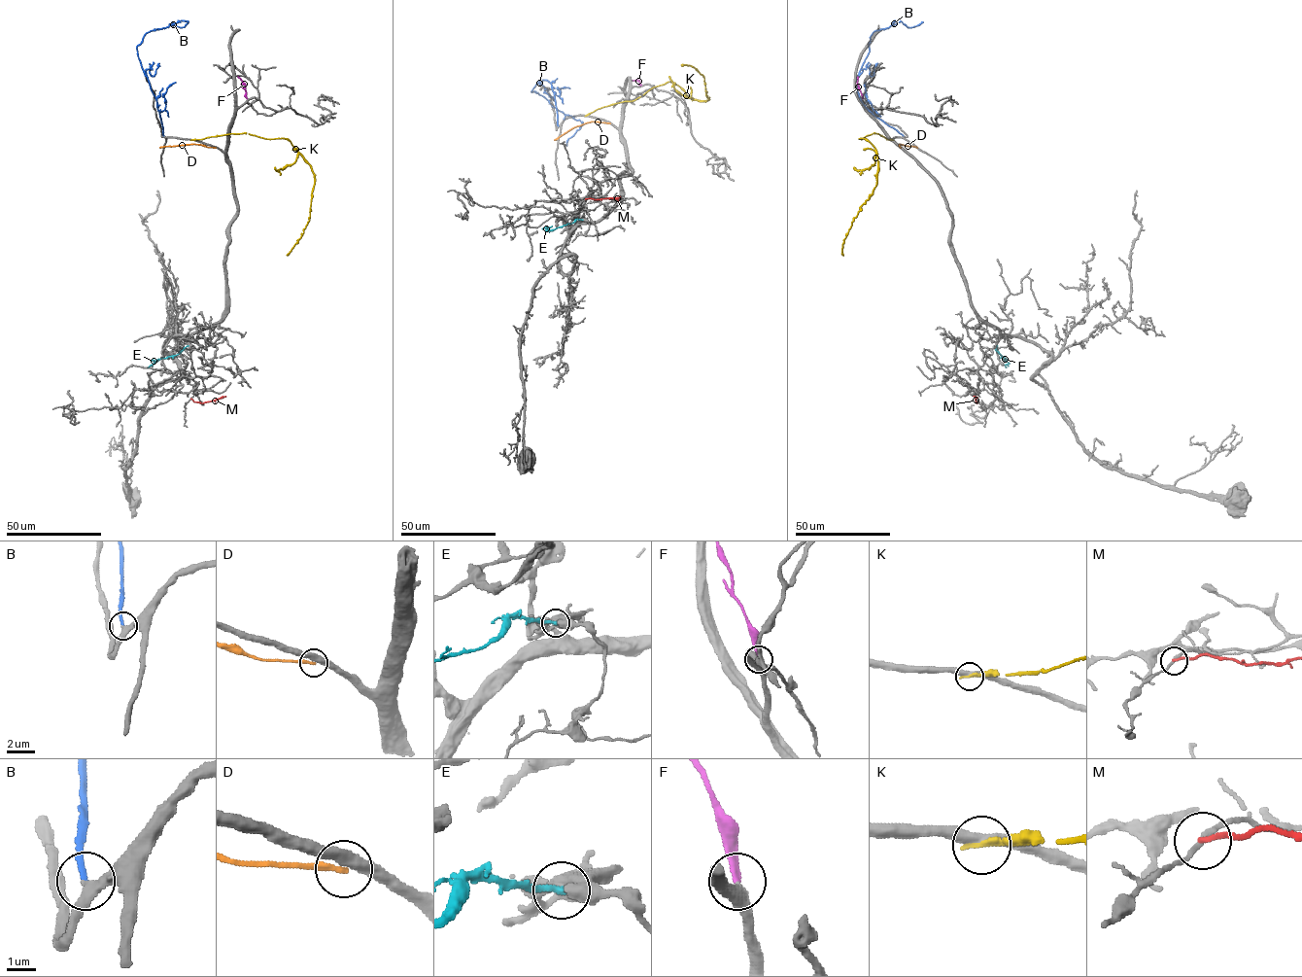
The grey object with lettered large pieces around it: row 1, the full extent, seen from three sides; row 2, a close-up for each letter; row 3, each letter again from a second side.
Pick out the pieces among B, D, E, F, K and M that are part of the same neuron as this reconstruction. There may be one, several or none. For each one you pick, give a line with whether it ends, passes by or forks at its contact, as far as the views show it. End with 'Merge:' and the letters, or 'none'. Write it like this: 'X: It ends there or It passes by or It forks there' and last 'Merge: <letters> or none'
B: It ends there
F: It ends there
Merge: B, F

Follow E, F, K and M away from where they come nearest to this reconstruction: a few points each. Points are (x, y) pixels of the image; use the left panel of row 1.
E: (188, 345), (177, 355), (161, 358), (148, 367)
F: (247, 98), (244, 84), (237, 77)
K: (191, 140), (244, 132), (266, 139), (287, 138), (310, 165), (314, 185), (309, 221), (288, 256)
M: (190, 399), (204, 403), (225, 396)

